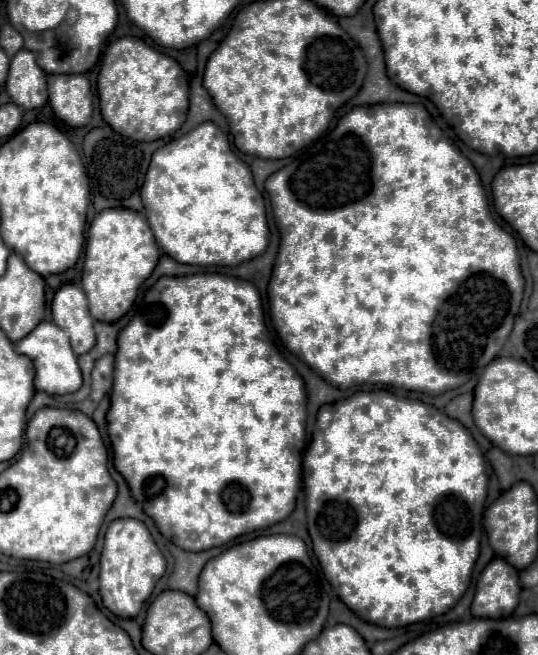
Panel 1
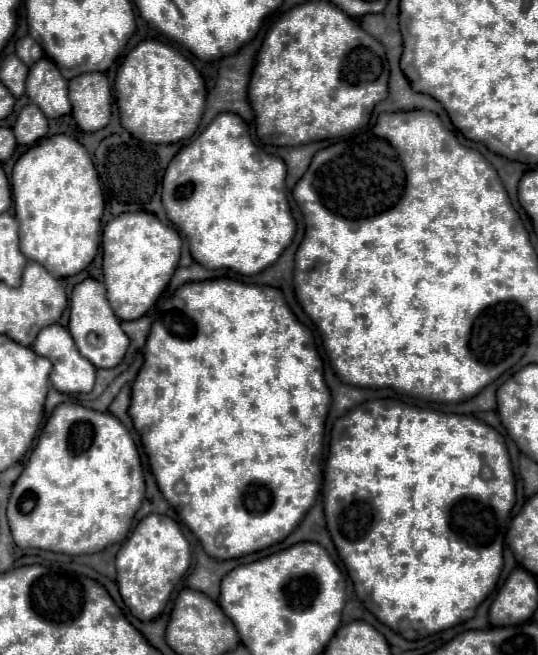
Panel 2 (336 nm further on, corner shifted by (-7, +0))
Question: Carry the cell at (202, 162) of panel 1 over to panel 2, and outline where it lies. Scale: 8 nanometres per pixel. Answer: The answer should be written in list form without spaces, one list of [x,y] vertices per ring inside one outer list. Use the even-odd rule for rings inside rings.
[[[224,112],[170,160],[162,184],[162,206],[168,220],[188,238],[190,254],[198,264],[258,274],[278,260],[296,232],[284,178],[284,162],[260,152],[242,118]]]

